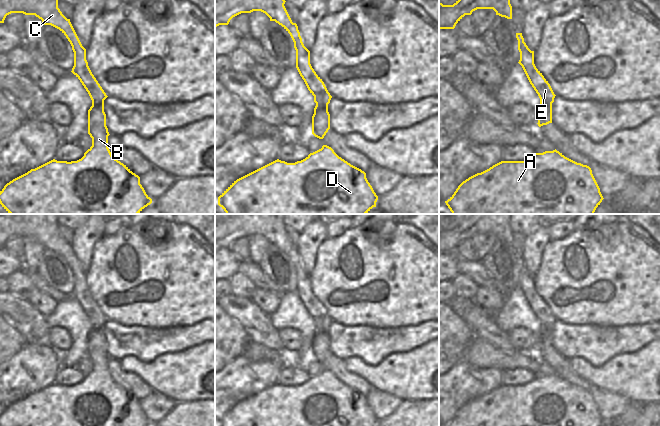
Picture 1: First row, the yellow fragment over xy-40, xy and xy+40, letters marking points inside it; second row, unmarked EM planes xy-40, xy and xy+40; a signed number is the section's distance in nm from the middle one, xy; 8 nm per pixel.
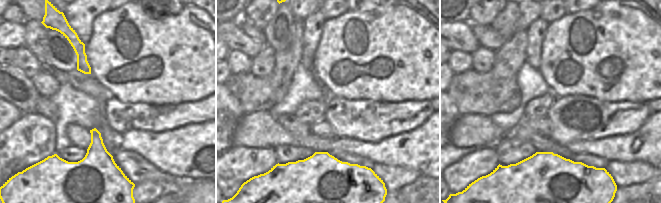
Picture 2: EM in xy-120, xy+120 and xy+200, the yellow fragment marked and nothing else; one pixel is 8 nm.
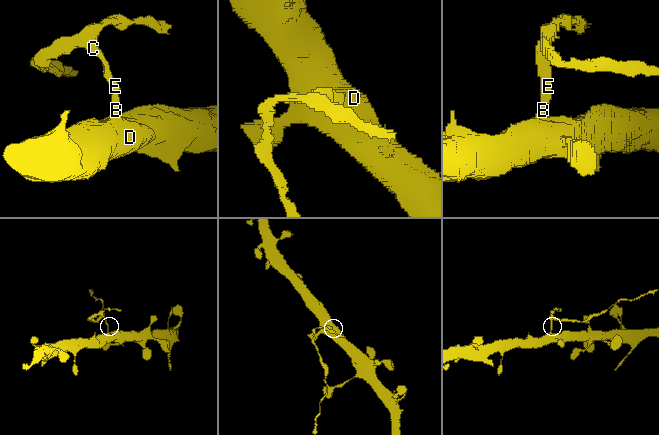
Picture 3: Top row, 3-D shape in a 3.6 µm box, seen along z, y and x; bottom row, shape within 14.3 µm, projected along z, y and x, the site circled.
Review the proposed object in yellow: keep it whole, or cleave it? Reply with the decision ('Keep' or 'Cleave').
Cleave.

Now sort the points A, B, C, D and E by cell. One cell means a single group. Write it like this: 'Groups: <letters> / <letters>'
Groups: A B D / C E.

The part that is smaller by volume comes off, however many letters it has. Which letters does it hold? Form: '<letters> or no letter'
C, E

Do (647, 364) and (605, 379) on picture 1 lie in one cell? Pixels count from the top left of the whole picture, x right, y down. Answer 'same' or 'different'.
same

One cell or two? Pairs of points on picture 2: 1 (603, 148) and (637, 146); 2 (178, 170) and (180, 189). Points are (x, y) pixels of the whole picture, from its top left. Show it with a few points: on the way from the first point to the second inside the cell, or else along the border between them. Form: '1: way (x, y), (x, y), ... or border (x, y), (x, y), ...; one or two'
1: way (611, 148), (629, 148); one
2: border (205, 178), (183, 180); two

